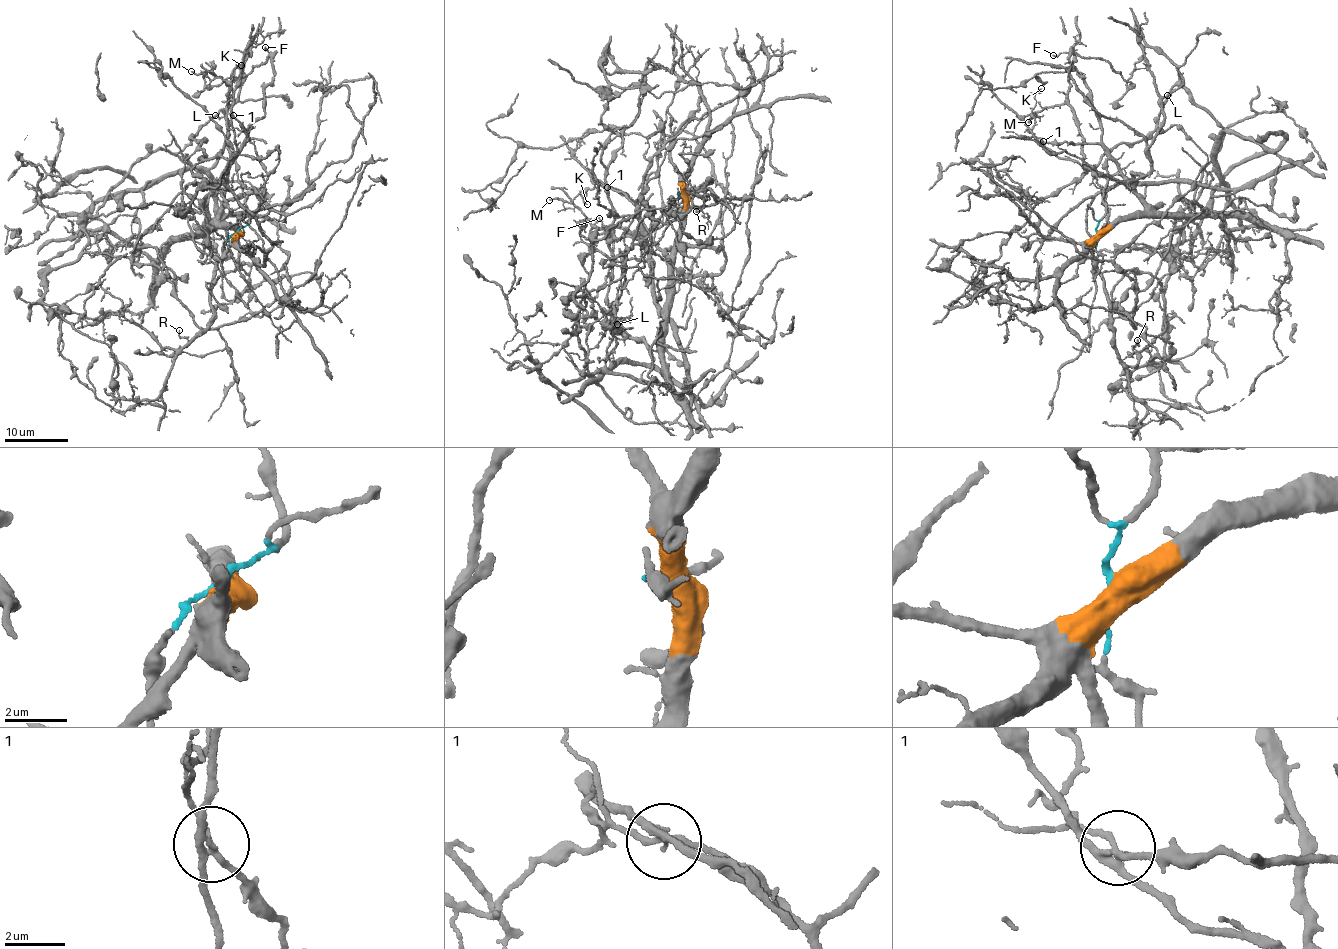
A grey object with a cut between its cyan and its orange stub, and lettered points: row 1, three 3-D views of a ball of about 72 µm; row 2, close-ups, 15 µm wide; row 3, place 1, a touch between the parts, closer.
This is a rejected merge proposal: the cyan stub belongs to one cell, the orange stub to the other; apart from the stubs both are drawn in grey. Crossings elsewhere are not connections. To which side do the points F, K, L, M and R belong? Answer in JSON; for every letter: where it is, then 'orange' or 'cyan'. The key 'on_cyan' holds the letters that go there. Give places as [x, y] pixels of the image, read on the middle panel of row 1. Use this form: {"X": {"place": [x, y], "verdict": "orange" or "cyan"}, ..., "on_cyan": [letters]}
{"F": {"place": [599, 218], "verdict": "cyan"}, "K": {"place": [587, 204], "verdict": "cyan"}, "L": {"place": [617, 324], "verdict": "orange"}, "M": {"place": [549, 200], "verdict": "cyan"}, "R": {"place": [696, 211], "verdict": "orange"}, "on_cyan": ["F", "K", "M"]}

